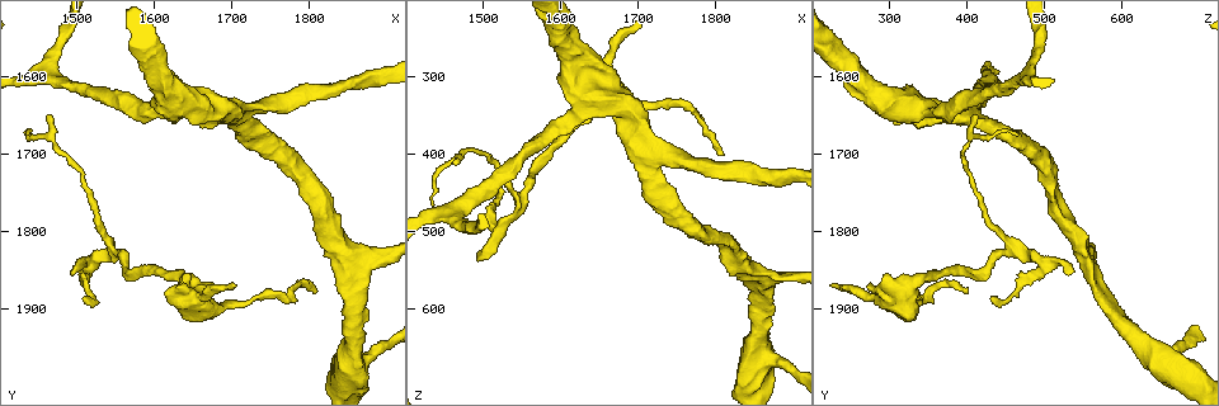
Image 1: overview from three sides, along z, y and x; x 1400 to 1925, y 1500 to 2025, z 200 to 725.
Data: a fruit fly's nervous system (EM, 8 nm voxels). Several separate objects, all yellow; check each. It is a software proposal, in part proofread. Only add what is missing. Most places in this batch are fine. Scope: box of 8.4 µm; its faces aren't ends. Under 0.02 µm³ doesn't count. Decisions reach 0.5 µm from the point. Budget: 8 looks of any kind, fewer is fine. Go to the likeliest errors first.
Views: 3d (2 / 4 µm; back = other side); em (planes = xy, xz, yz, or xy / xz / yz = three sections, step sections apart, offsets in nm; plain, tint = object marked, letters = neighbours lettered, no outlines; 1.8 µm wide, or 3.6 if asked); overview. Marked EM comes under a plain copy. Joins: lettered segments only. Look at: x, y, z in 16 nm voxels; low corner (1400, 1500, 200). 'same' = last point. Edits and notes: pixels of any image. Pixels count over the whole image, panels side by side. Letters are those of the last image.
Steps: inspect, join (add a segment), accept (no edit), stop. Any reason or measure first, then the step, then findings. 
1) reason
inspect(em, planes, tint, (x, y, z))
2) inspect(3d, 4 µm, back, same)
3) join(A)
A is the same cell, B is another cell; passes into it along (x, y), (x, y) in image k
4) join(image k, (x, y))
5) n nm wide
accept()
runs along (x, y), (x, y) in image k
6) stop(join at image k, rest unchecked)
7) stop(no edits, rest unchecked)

thin end
inspect(em, yz, step 8, letters, (1490, 1855, 535))

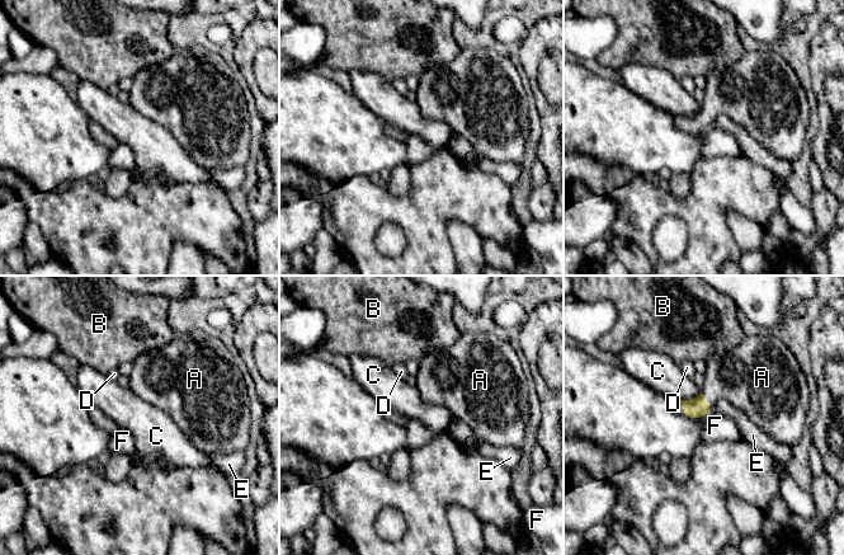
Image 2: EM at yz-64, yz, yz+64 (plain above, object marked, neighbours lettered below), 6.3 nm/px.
inspect(em, planes, letters, same)

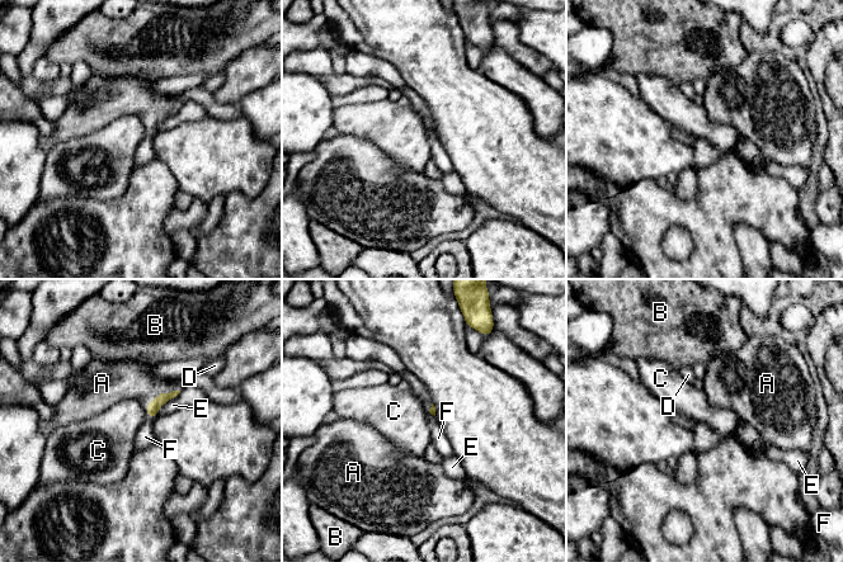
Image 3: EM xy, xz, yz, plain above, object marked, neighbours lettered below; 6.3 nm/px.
join(A)
A is the same cell, B, C, D, E and F are other cells; passes into it along (160, 400), (161, 393), (125, 379) in image 3; it goes on there

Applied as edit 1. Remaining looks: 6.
calibre changes
inspect(3d, 4 µm, (1650, 1890, 315))

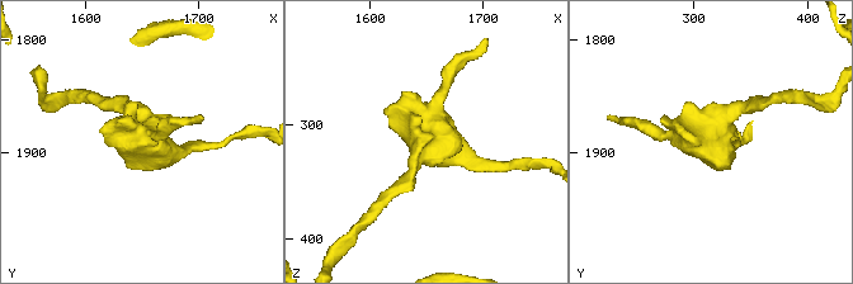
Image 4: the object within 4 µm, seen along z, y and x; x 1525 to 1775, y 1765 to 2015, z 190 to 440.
inspect(em, 3.6 µm, xy, step 8, tint, (1652, 1886, 316))

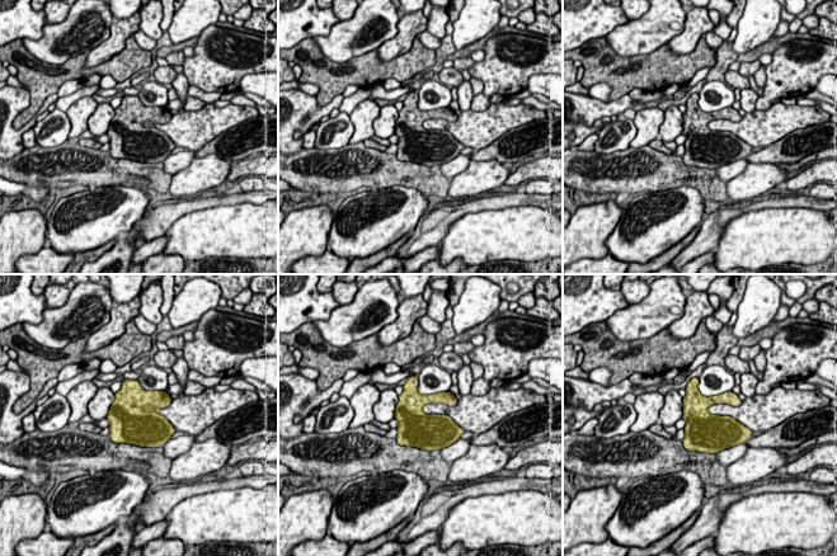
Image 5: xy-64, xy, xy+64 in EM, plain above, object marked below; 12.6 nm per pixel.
another direction
inspect(em, 3.6 µm, xz, step 16, letters, same)

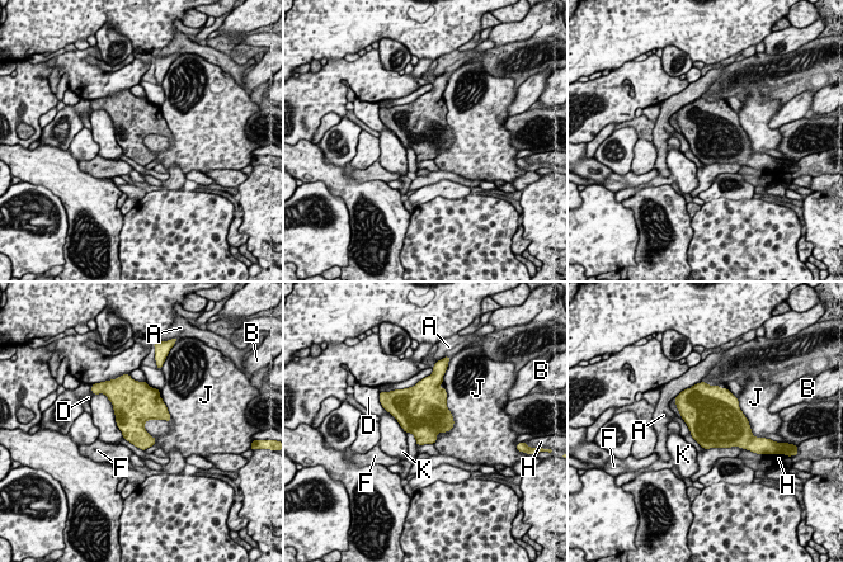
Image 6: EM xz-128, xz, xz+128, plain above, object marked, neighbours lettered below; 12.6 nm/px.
accept()
A, B, D, F, H, J and K are other cells; border along (161, 397), (155, 443) in image 6; no lettered segment goes on from it

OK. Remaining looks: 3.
inspect(em, xy, step 4, tint, (1510, 1885, 425))

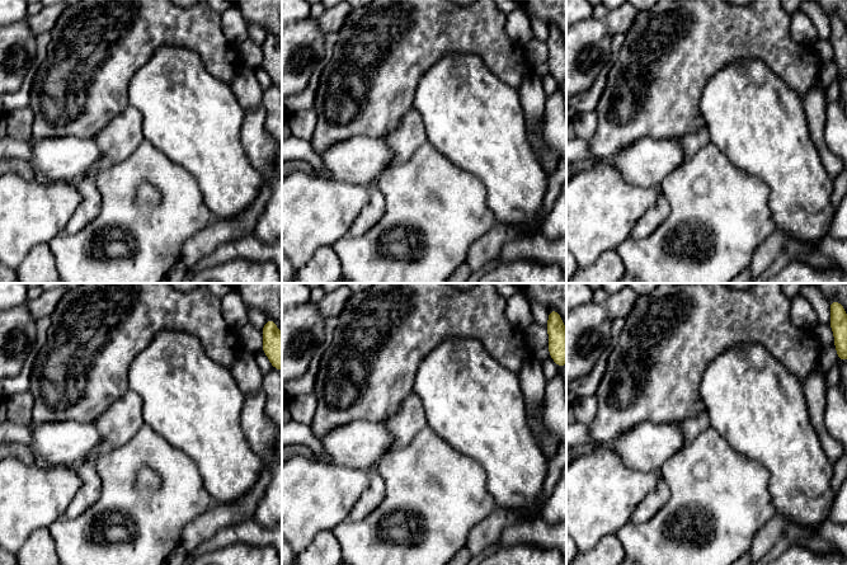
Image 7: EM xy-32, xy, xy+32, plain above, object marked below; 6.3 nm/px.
cut it another way
inspect(em, planes, letters, same)

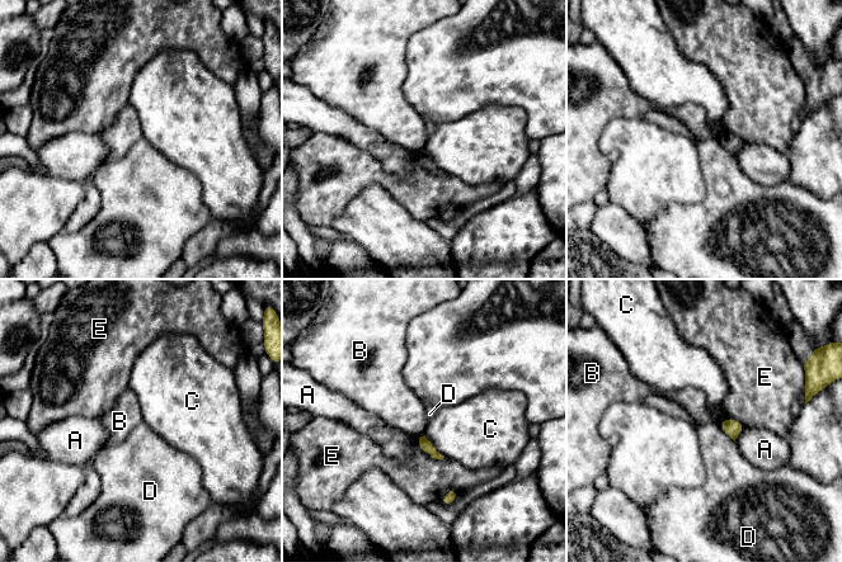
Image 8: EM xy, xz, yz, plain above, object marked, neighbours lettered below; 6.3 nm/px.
accept()
A, B, C, D and E are other cells; border along (423, 431), (417, 437) in image 8; none of them fits

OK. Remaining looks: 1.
stop(join at image 3, rest unchecked)

